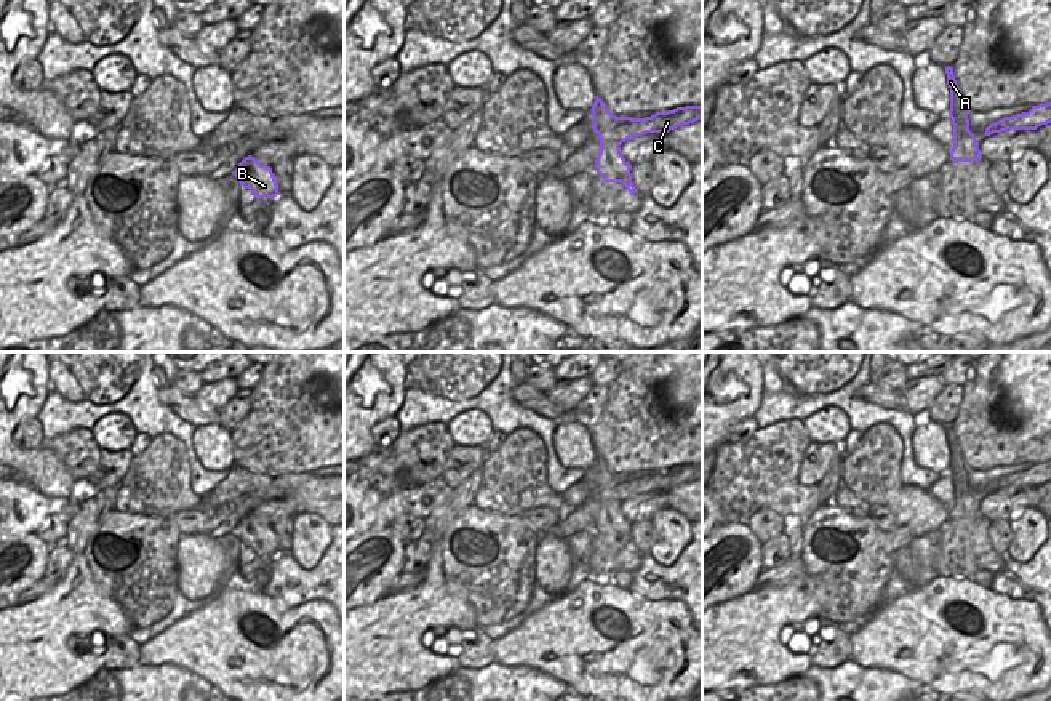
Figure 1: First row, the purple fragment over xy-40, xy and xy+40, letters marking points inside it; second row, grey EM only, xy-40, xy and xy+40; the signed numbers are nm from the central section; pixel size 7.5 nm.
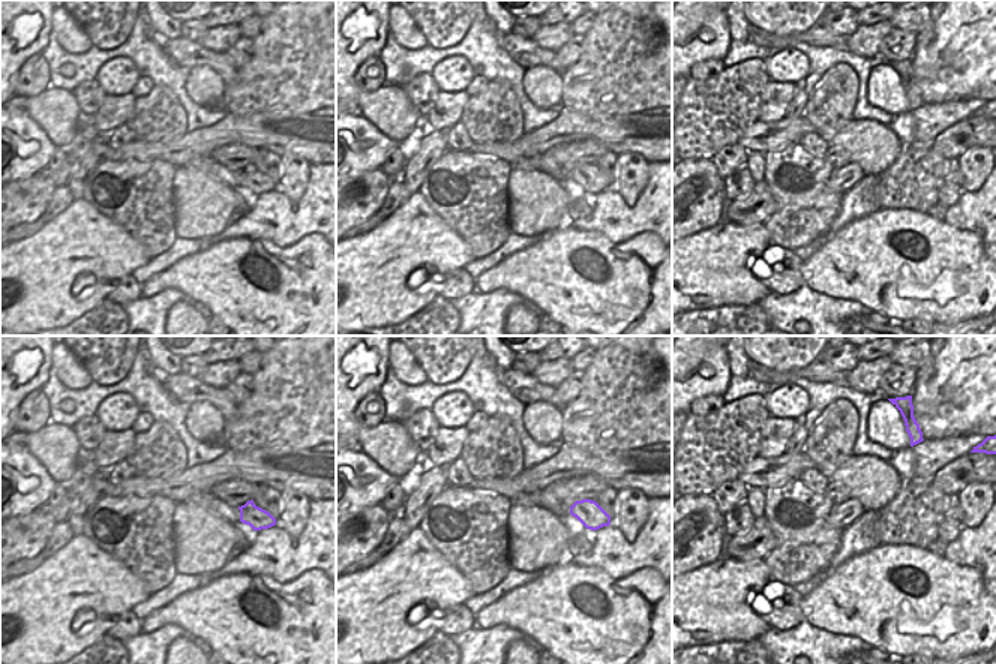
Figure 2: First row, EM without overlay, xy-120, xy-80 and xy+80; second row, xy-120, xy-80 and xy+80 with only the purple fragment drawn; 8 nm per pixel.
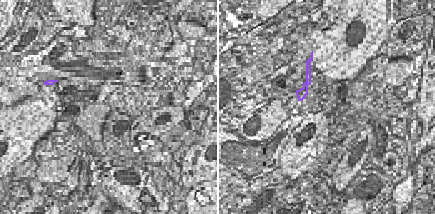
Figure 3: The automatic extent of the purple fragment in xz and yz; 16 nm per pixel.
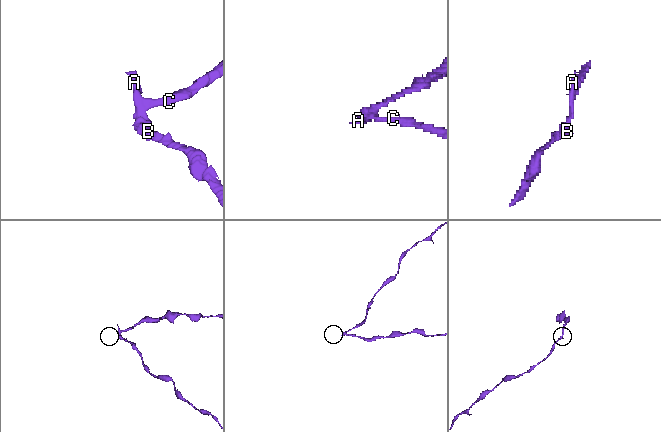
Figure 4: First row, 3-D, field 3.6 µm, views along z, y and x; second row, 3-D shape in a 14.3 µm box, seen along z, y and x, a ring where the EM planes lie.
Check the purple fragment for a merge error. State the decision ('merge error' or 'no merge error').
merge error

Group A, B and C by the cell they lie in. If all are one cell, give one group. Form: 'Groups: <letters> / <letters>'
Groups: A B / C

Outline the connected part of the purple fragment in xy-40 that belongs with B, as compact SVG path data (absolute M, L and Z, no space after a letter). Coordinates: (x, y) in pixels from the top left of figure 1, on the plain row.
M245 515L232 531L245 547L250 547L258 559L274 557L278 552L278 543L272 527L261 523L254 515Z

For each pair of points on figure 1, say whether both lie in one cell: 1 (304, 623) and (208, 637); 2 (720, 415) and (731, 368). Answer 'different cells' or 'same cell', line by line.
1: same cell
2: same cell

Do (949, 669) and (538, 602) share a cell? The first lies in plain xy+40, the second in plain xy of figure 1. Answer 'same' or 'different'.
different

